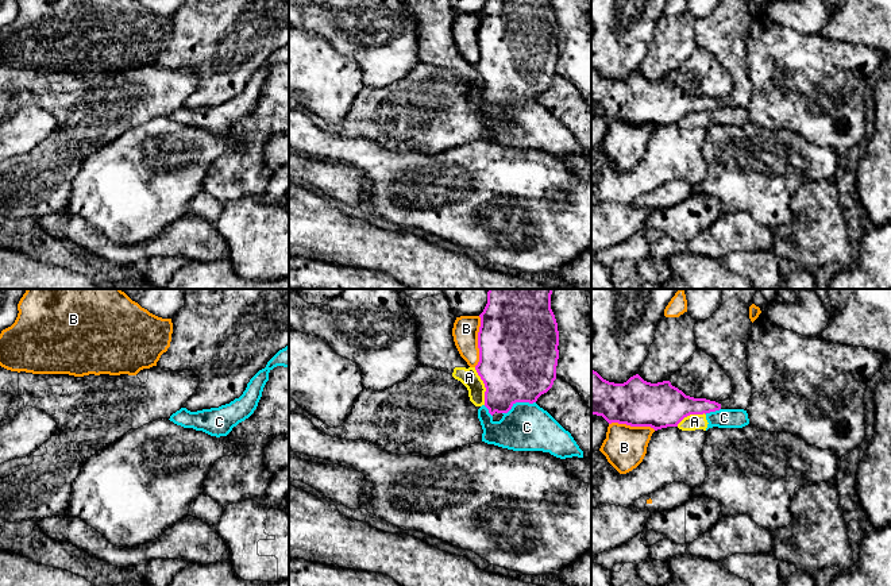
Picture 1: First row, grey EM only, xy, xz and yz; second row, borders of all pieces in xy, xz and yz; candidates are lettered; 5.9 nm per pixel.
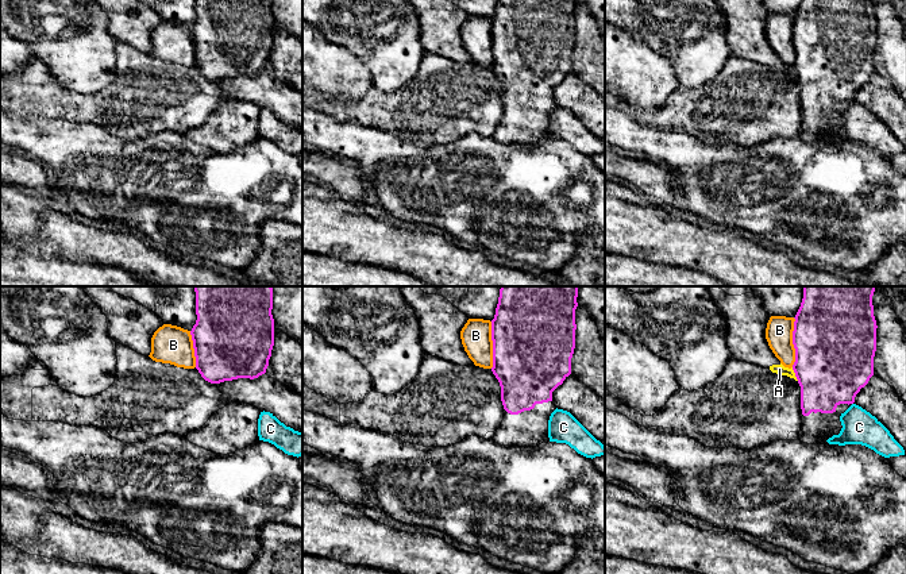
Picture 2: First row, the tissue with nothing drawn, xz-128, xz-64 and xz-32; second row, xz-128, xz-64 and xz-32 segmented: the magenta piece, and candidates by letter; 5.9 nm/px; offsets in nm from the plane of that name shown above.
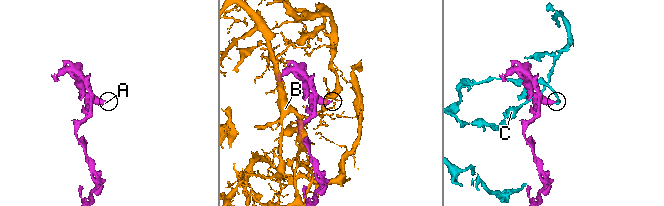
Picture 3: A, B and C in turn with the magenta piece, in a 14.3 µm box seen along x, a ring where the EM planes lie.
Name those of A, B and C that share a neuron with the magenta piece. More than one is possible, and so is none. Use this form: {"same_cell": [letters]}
{"same_cell": []}

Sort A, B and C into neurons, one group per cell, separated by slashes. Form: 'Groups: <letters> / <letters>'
Groups: A C / B

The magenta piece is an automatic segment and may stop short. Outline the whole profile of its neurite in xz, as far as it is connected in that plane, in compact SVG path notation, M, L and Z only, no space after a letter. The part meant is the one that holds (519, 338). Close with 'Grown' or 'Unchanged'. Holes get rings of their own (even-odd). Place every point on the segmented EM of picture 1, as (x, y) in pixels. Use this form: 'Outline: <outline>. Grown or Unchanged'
Outline: M489 289L487 292L487 304L479 315L479 362L475 370L485 383L485 406L493 416L493 421L500 421L516 402L536 402L556 379L559 331L551 309L551 294L552 289Z. Grown

